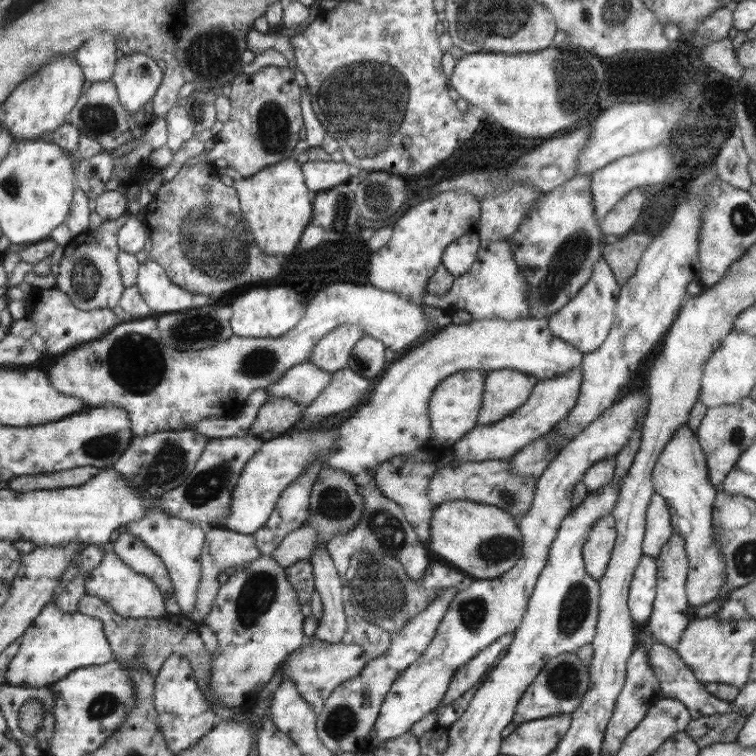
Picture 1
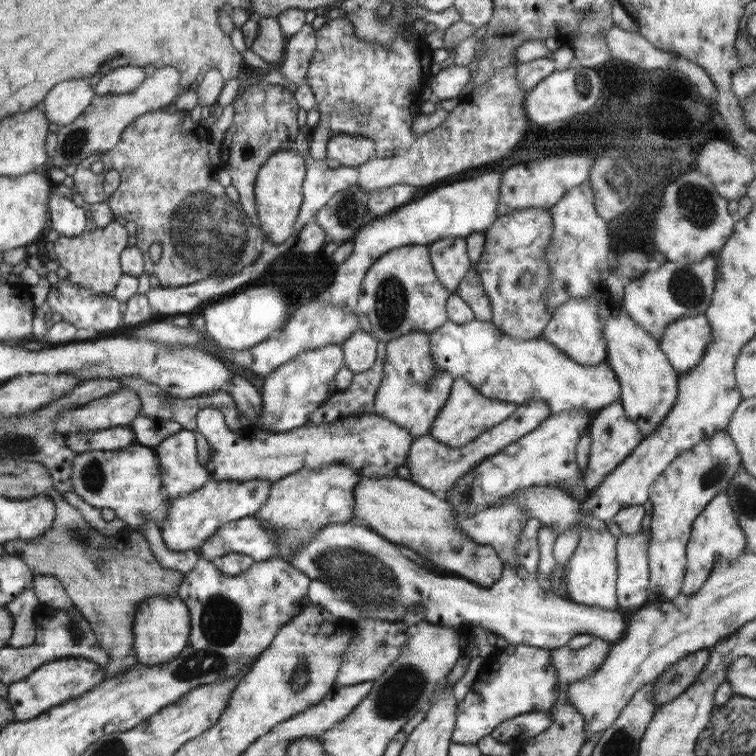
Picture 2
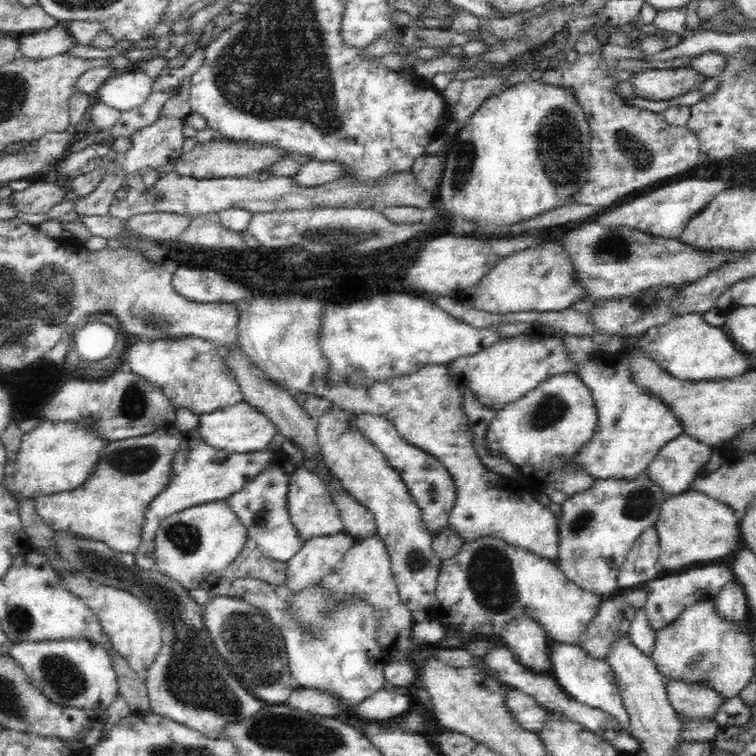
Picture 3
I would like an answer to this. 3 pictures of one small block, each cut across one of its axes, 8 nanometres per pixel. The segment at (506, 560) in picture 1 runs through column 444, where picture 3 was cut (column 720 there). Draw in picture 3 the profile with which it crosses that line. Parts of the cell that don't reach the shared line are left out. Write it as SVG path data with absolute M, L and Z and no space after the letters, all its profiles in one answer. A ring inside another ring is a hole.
M696 488L682 490L678 494L666 496L660 504L658 522L654 524L656 534L660 538L660 564L664 568L682 568L694 562L710 562L720 560L724 556L732 556L742 540L740 516L726 504L706 496Z

